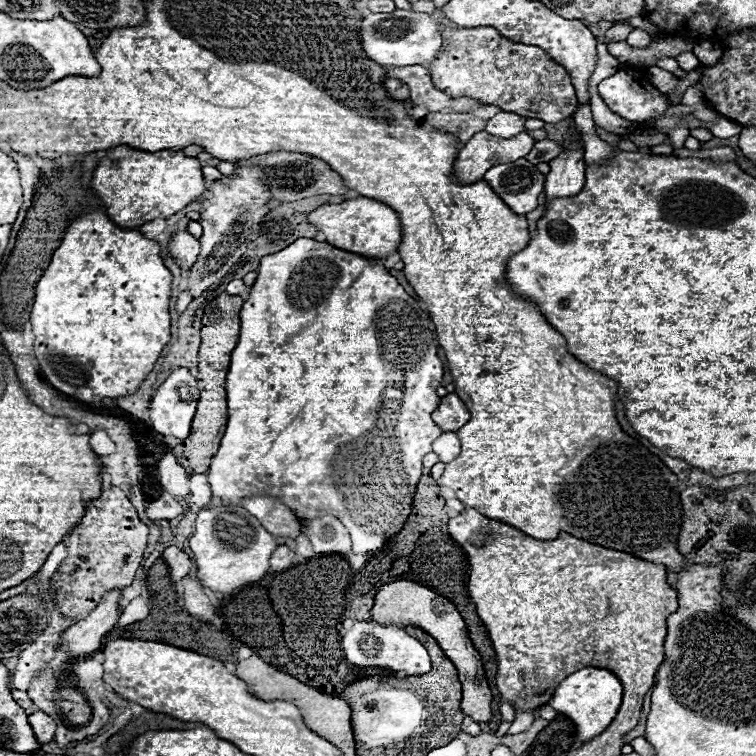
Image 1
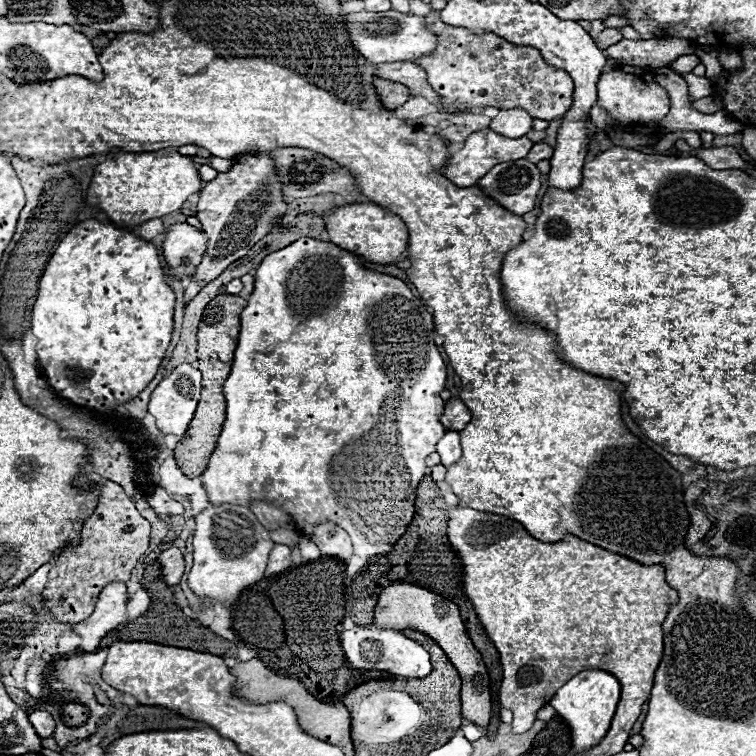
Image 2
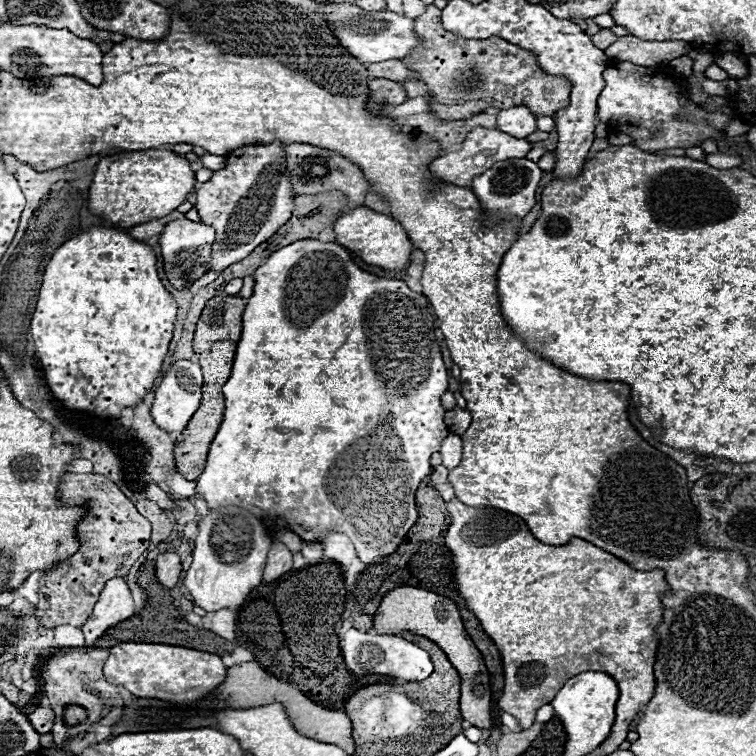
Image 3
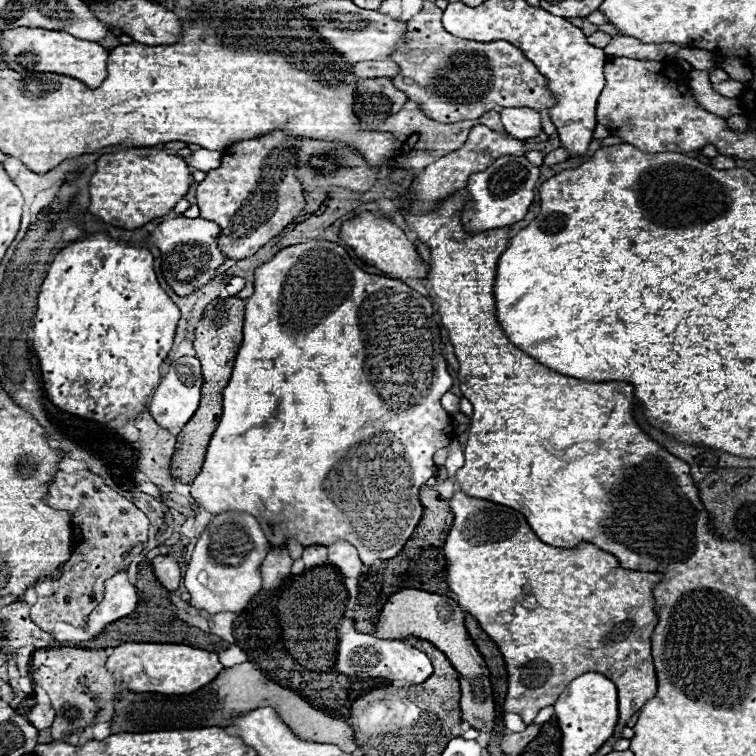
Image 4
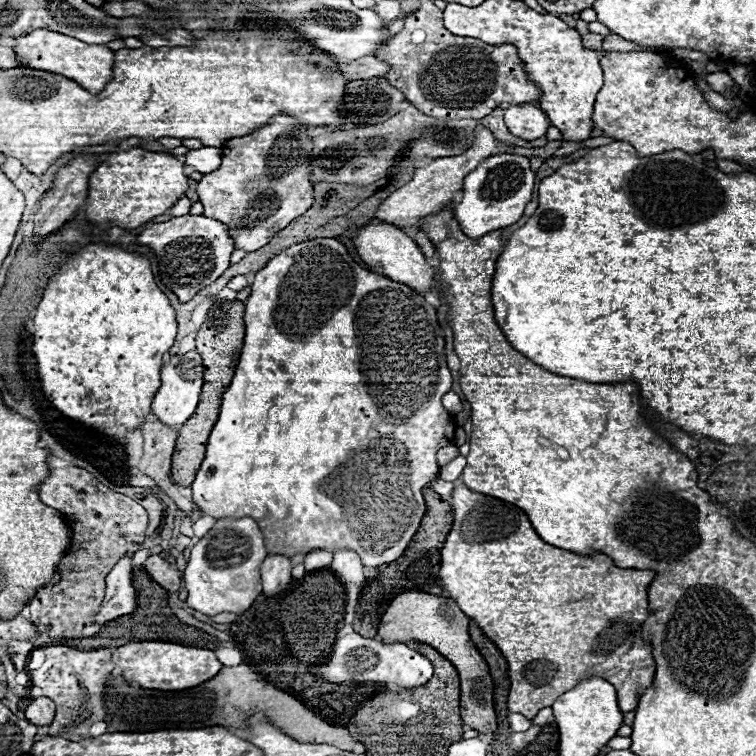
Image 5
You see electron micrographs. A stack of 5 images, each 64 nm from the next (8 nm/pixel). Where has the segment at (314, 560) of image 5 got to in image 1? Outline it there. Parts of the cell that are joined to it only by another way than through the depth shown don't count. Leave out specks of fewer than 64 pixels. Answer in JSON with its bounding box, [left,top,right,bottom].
[296,534,318,558]

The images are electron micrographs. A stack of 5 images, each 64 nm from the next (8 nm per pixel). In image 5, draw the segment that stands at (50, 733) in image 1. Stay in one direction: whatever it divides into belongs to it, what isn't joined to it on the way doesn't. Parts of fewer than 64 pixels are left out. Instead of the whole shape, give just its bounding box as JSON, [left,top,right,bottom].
[24,698,54,726]

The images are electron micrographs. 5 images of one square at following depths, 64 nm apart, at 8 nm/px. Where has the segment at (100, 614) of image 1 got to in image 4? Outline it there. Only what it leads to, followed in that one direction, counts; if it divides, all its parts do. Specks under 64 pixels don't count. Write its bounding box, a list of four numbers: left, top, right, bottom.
[86,570,138,636]

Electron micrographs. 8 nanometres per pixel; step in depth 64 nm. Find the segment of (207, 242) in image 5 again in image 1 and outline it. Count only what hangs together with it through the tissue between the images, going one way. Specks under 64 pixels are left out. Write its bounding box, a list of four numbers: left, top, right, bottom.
[166,230,200,268]

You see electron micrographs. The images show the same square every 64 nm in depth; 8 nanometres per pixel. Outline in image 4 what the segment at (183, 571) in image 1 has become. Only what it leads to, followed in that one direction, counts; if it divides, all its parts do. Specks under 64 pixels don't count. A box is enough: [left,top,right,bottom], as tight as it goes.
[150,556,182,592]

